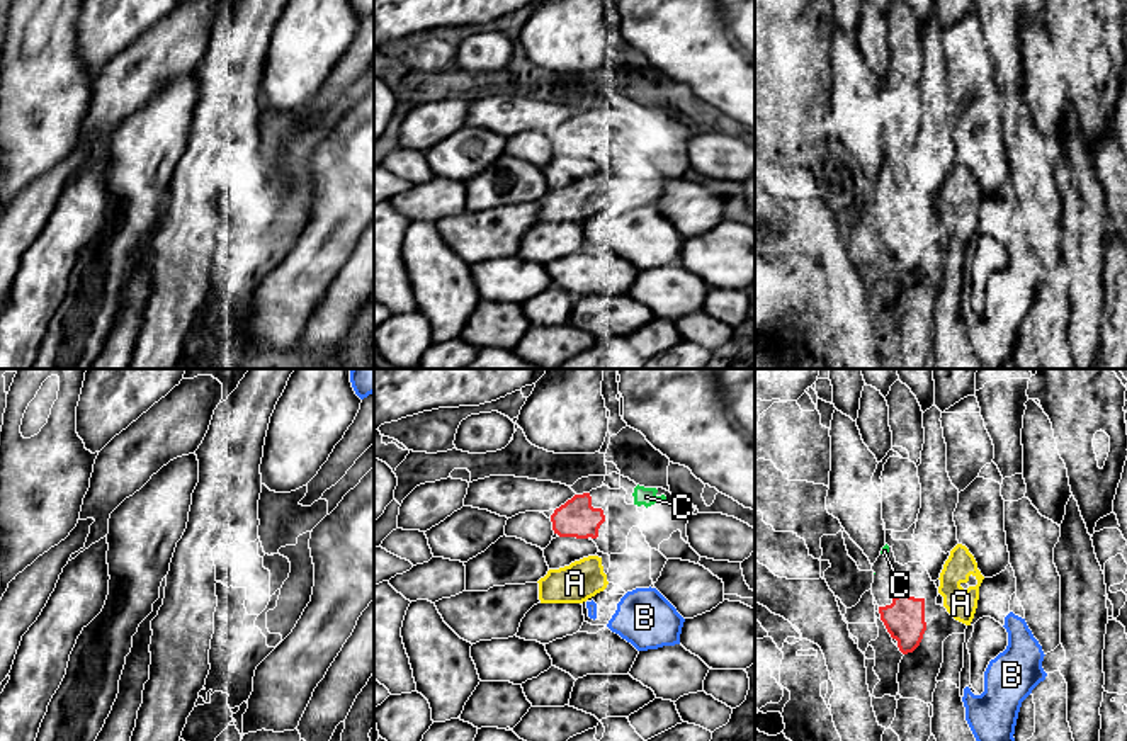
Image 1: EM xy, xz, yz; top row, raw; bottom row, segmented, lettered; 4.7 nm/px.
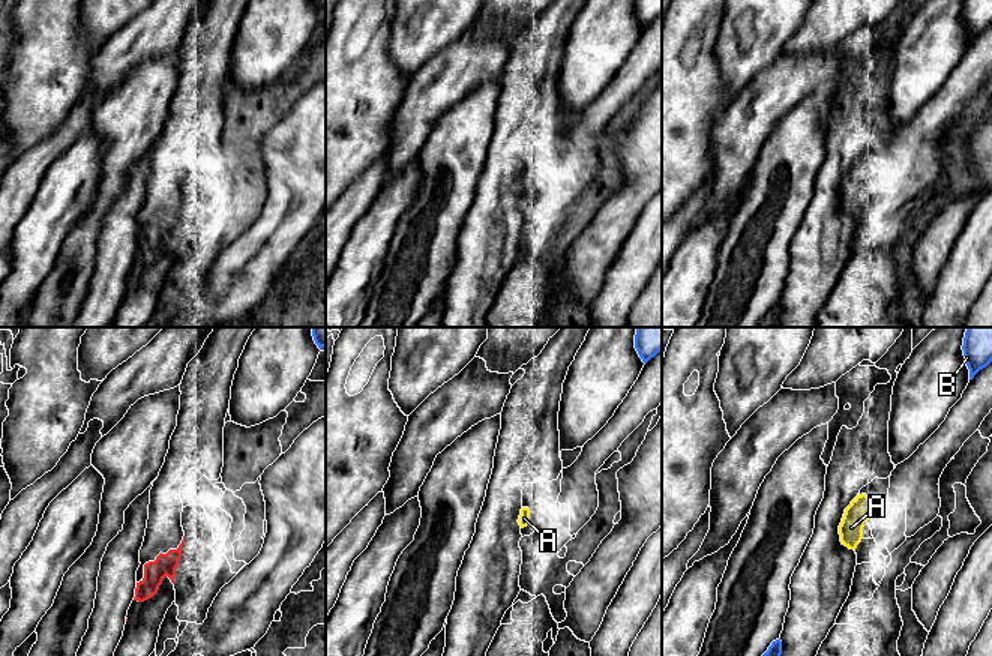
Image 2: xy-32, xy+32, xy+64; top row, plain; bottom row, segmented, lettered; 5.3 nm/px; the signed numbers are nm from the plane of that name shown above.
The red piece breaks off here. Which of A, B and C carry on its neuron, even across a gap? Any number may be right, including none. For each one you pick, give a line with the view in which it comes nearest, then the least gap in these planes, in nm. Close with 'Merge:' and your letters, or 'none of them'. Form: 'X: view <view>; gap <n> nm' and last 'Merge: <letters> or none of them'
C: view yz; gap 150 nm
Merge: C

